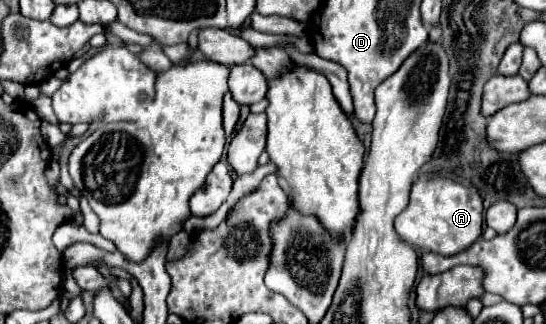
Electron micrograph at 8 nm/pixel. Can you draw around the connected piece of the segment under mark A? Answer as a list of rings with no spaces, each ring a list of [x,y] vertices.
[[[436,174],[418,178],[412,184],[410,204],[402,214],[398,214],[396,230],[402,236],[402,240],[412,246],[442,256],[452,256],[460,250],[466,250],[482,236],[482,216],[482,198],[478,190],[470,184],[470,180],[454,180]]]

